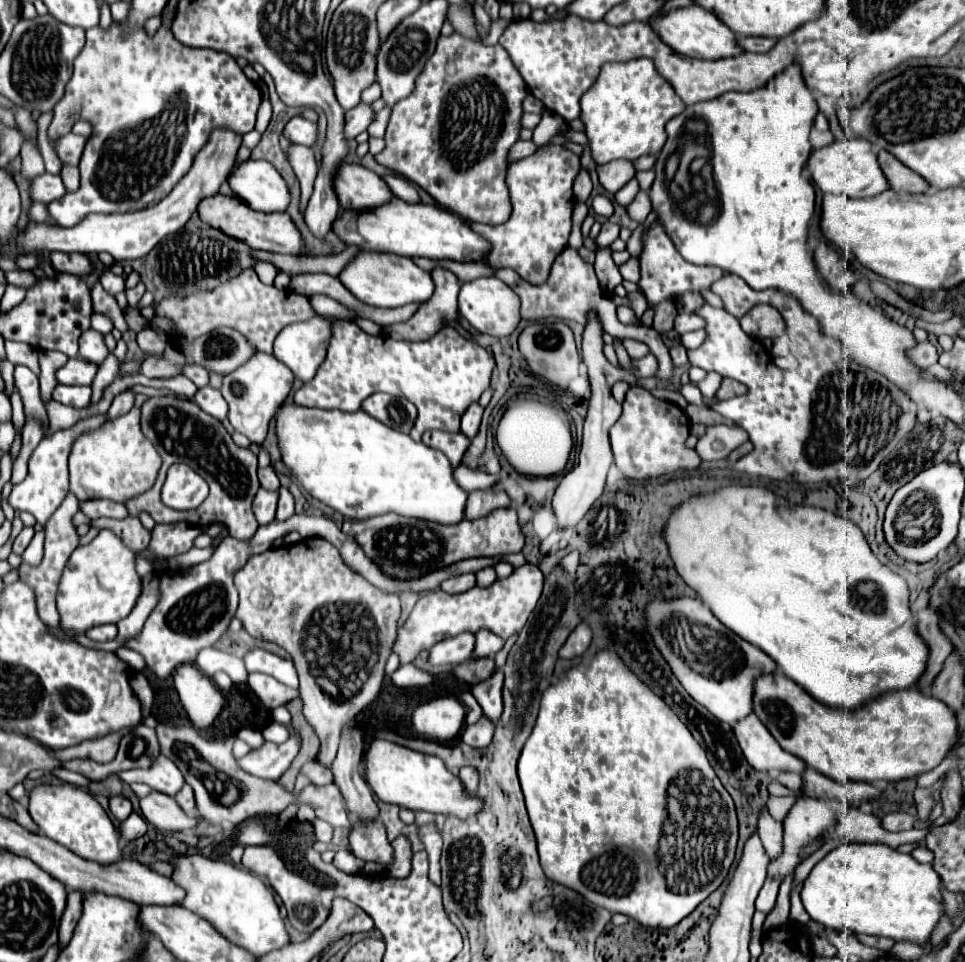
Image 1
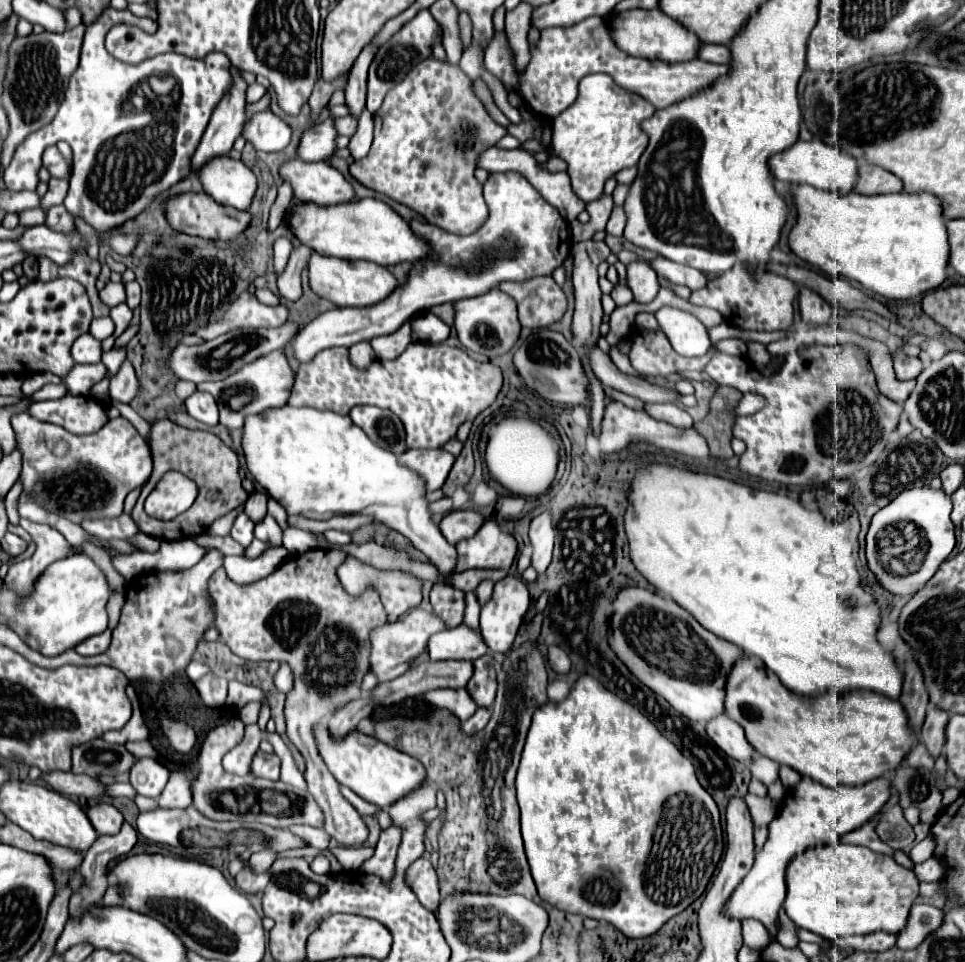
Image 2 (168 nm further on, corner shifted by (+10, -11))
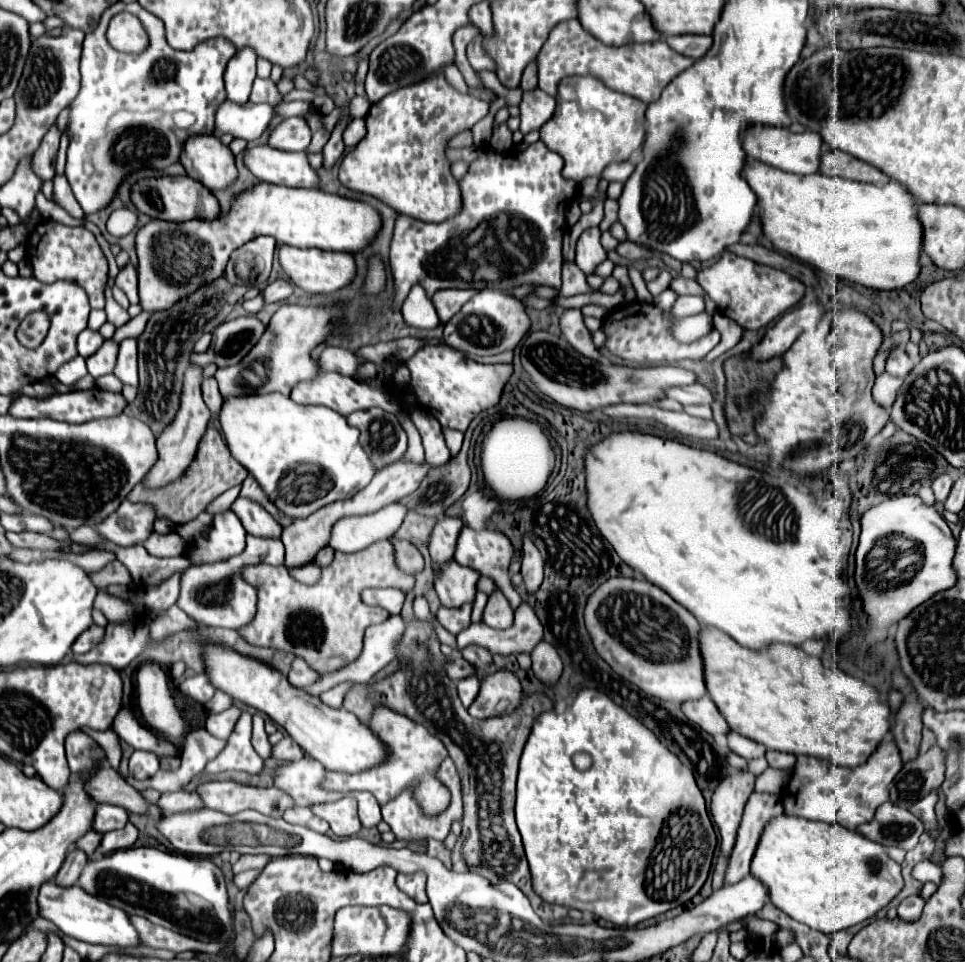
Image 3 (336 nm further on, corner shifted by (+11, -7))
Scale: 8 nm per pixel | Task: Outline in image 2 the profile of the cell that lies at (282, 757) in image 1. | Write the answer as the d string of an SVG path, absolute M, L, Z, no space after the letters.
M258 751L252 761L252 773L264 779L280 779L280 757L276 753Z

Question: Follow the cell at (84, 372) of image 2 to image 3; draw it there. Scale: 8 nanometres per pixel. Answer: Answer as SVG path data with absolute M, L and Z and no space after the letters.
M109 339L101 345L101 349L87 357L87 369L89 369L89 375L93 379L101 377L101 375L109 375L113 373L113 367L115 367L115 357L117 357L117 345Z

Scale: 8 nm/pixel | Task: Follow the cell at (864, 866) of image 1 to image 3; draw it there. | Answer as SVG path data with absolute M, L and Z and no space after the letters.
M775 817L763 831L755 857L751 861L751 873L763 881L769 889L769 901L795 921L809 925L811 929L833 935L849 929L877 915L879 909L887 907L903 889L901 865L895 863L883 845L859 835L857 831L843 829L825 821L809 821L801 817Z

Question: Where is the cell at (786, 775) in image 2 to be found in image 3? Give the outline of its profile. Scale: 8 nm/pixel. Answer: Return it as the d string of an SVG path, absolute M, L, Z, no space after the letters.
M767 751L767 761L773 769L793 769L797 757L791 757L787 753L771 753Z

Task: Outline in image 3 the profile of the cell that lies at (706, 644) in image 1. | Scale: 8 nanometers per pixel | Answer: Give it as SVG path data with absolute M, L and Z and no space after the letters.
M613 577L587 601L585 625L597 653L623 679L663 701L687 703L707 695L699 621L663 589L649 581Z

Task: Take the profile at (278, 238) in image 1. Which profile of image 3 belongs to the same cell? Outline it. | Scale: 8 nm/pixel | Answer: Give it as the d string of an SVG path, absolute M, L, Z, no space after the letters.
M183 175L183 177L159 177L159 179L143 179L133 185L131 199L137 205L137 209L145 215L151 215L153 219L161 221L173 221L173 223L185 223L191 219L203 219L213 221L221 213L221 205L215 199L215 195L199 185L199 181Z

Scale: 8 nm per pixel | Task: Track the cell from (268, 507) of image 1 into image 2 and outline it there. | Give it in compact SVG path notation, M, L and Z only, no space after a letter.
M240 513L236 519L234 519L234 525L232 525L232 529L230 529L230 537L236 541L236 543L240 543L242 547L248 547L250 543L252 543L252 539L254 539L254 523L244 515L244 513Z

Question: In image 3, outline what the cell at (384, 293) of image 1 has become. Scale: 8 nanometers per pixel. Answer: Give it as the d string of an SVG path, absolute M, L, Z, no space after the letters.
M283 245L279 251L279 261L289 279L307 293L335 293L349 287L357 275L357 265L351 253L327 253L321 249L297 249Z

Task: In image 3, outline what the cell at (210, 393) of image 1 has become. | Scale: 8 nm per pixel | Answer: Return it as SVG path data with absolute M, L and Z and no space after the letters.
M211 377L211 379L205 379L203 381L203 401L205 401L205 405L209 407L209 411L211 413L219 413L221 411L221 405L223 405L223 399L221 399L221 393L219 393L219 389L217 389L217 385L215 385L215 377Z

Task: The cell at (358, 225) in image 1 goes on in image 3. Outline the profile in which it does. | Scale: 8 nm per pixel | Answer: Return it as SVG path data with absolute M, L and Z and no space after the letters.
M259 183L233 199L233 209L227 217L215 221L189 221L183 225L157 219L137 231L141 307L147 313L167 309L167 305L173 305L179 297L193 293L203 281L213 281L223 275L231 253L257 235L271 235L277 243L293 247L357 253L371 245L381 227L383 219L369 203L331 195L321 189L291 189Z

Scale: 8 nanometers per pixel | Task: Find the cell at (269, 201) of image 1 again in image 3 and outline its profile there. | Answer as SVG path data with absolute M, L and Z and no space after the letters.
M199 135L187 141L181 163L189 177L207 189L227 189L237 181L235 155L215 135Z

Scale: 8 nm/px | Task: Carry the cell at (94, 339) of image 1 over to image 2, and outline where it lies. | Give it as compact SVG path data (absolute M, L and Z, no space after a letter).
M84 333L72 345L72 357L76 363L100 363L102 345L90 333Z

